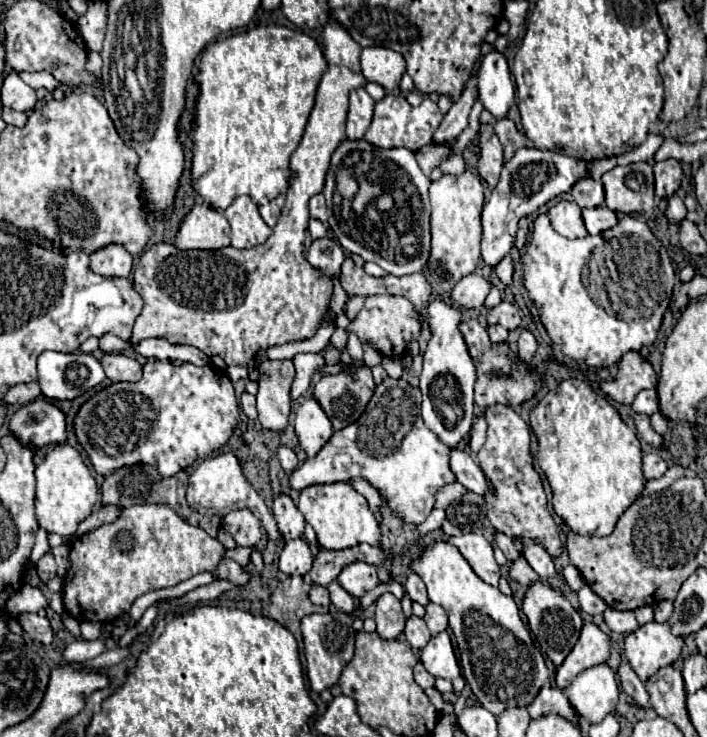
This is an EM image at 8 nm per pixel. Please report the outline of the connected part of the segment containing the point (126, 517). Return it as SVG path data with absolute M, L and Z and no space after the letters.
M131 505L121 511L117 521L105 523L99 529L83 537L77 537L71 543L69 571L65 575L63 587L65 611L79 623L111 623L119 615L127 613L139 595L153 589L175 587L201 571L213 571L217 563L223 559L223 555L225 549L217 539L209 537L201 527L193 527L187 521L183 521L167 505Z

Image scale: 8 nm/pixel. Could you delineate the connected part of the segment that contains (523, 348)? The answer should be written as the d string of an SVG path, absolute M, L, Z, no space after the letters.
M521 331L521 337L519 337L519 357L521 357L521 361L531 363L535 351L537 351L537 339L533 337L533 333Z

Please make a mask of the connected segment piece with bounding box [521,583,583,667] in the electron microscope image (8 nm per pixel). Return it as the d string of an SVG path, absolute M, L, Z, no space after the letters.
M545 583L529 585L529 591L527 591L525 599L523 599L523 607L521 609L527 615L529 629L537 637L541 649L553 661L553 665L559 667L565 661L565 657L571 653L571 649L575 647L575 643L579 639L579 631L581 631L581 625L583 625L581 615L573 609L573 605L559 591L551 589Z

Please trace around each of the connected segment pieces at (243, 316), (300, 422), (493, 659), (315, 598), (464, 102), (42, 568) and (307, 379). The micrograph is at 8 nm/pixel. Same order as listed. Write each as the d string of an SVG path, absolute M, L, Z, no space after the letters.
M329 21L321 41L327 71L321 77L303 139L291 155L287 199L275 231L267 243L253 249L183 251L175 245L157 243L145 251L133 273L133 285L145 299L145 307L133 327L133 341L159 337L175 345L193 345L209 357L219 355L227 365L247 367L259 349L303 341L317 333L329 311L333 283L319 279L319 271L305 257L307 203L323 191L331 153L345 141L349 91L367 83L359 67L361 45L351 39L345 27Z
M309 397L299 405L295 413L295 433L309 457L314 457L319 447L323 447L323 443L328 443L337 434L336 431L333 433L331 421L315 397Z
M449 541L427 545L421 555L411 561L411 569L427 585L429 599L447 609L449 627L459 645L463 677L467 677L481 705L493 715L515 705L527 707L549 679L549 669L533 645L529 629L521 621L513 597L481 581L467 559Z
M313 585L313 587L311 587L309 599L311 599L315 605L323 605L323 607L329 607L329 605L331 605L331 601L329 601L329 591L327 591L327 587L321 587L321 585Z
M471 75L461 97L451 105L443 123L435 131L435 143L445 143L449 139L459 137L459 133L467 127L467 117L477 99L477 75Z
M47 551L39 561L37 561L37 575L43 583L47 583L49 579L55 577L55 571L57 571L57 565L55 565L55 559L53 559L53 553Z
M299 353L293 357L293 365L295 365L295 379L291 385L291 401L301 397L309 389L313 373L321 365L325 365L325 361L317 353Z

